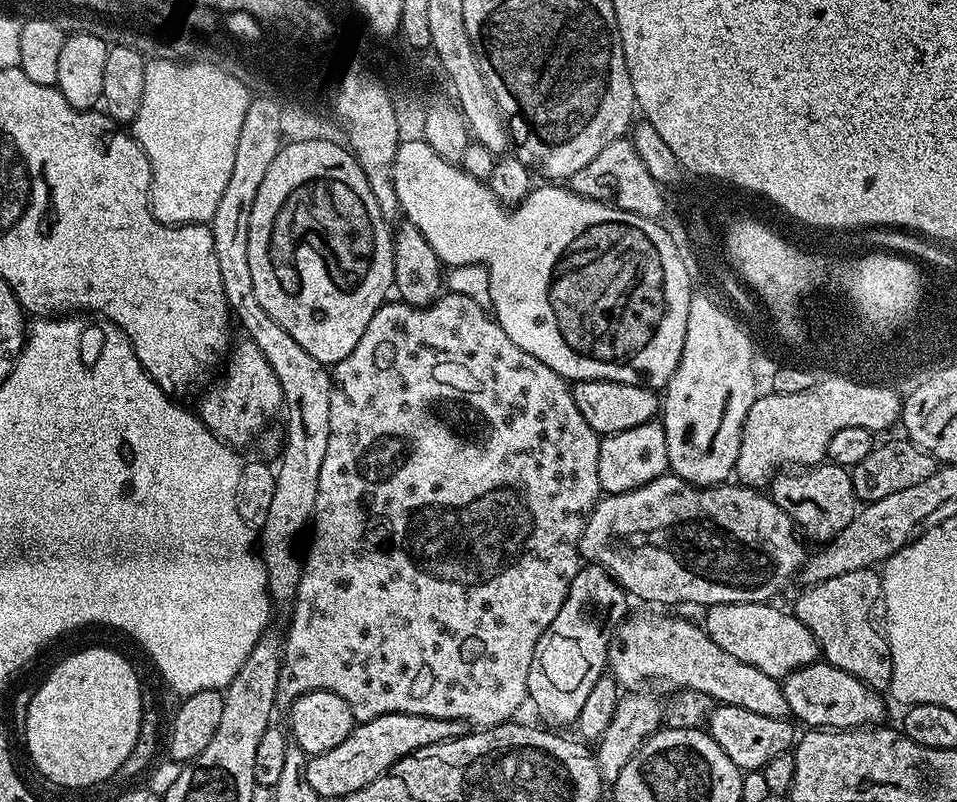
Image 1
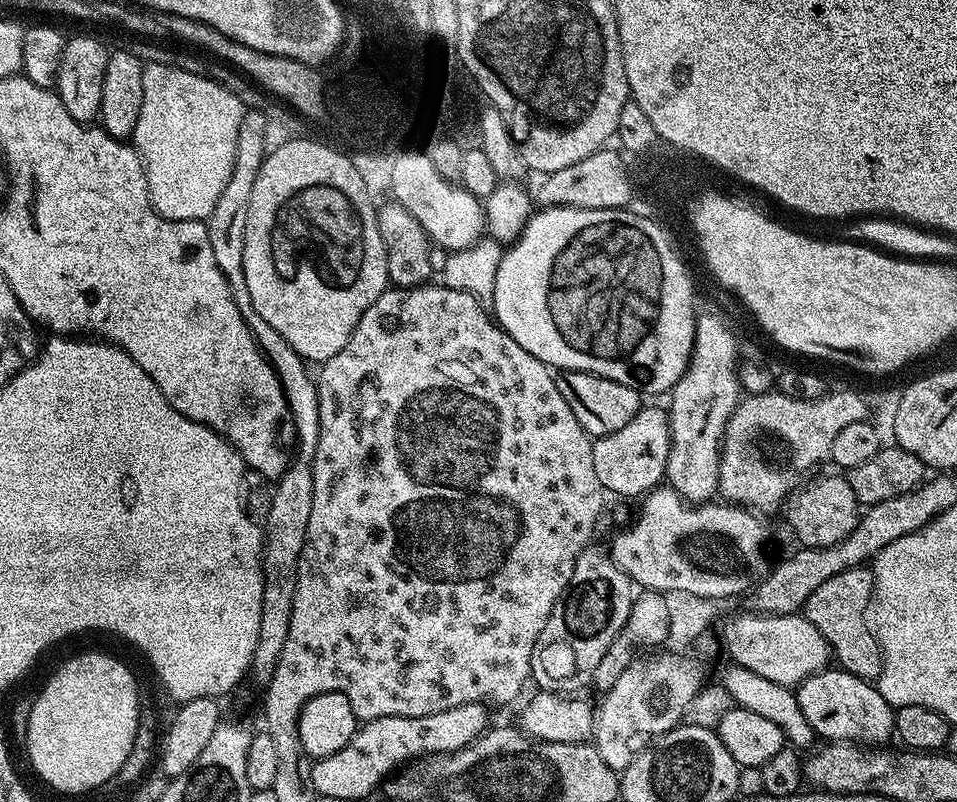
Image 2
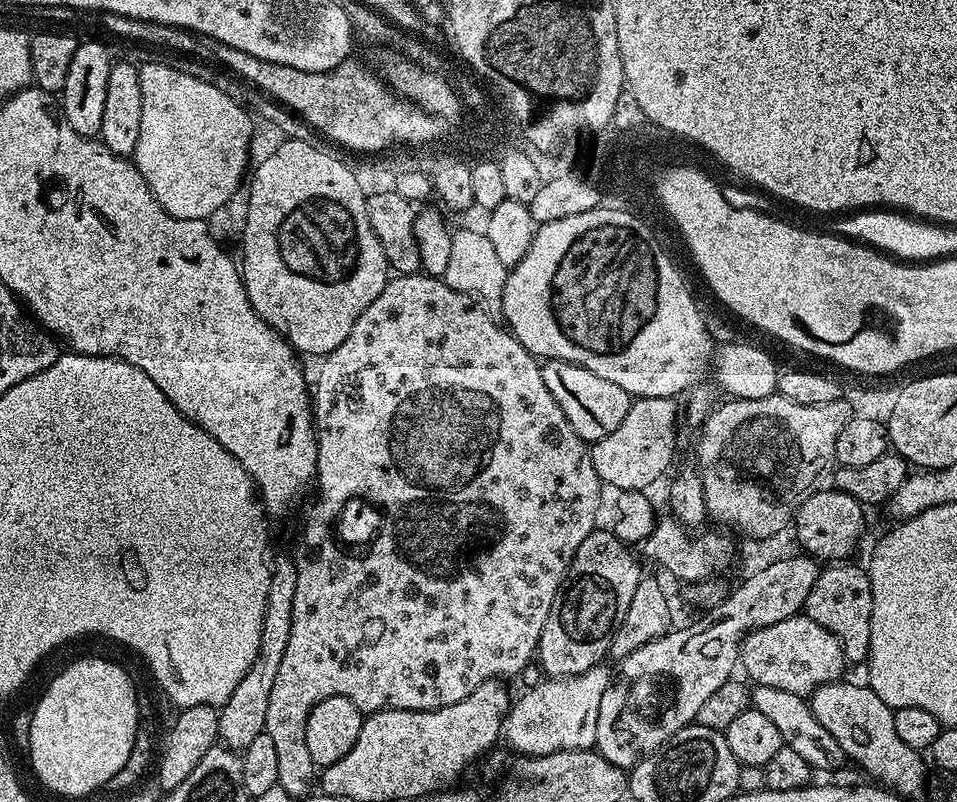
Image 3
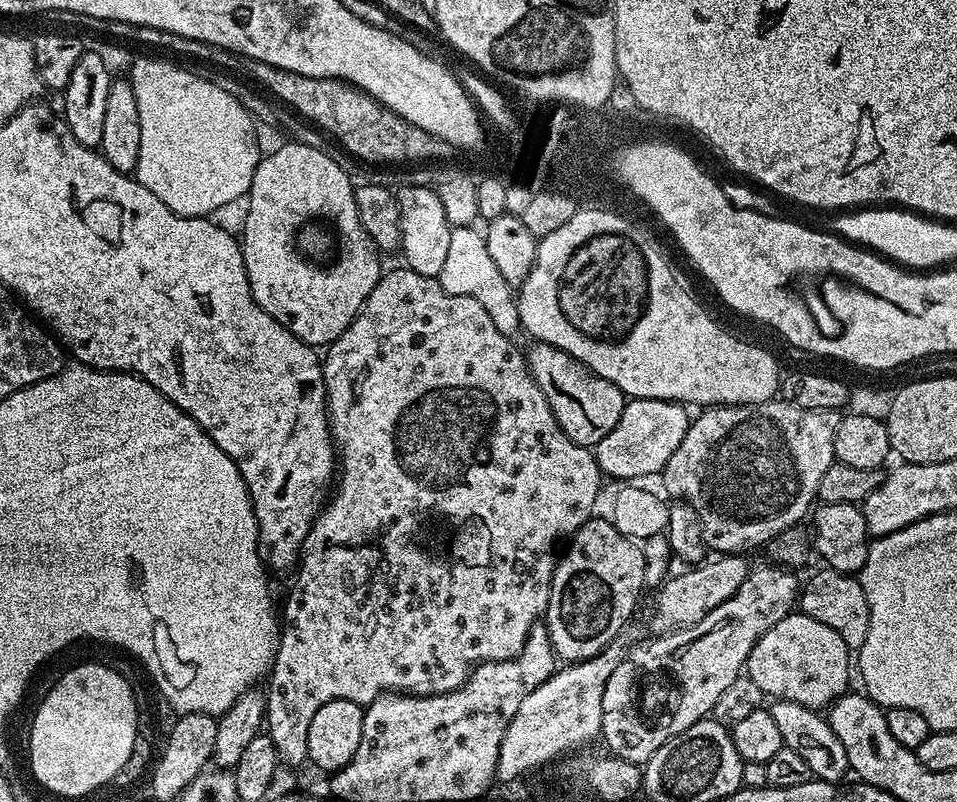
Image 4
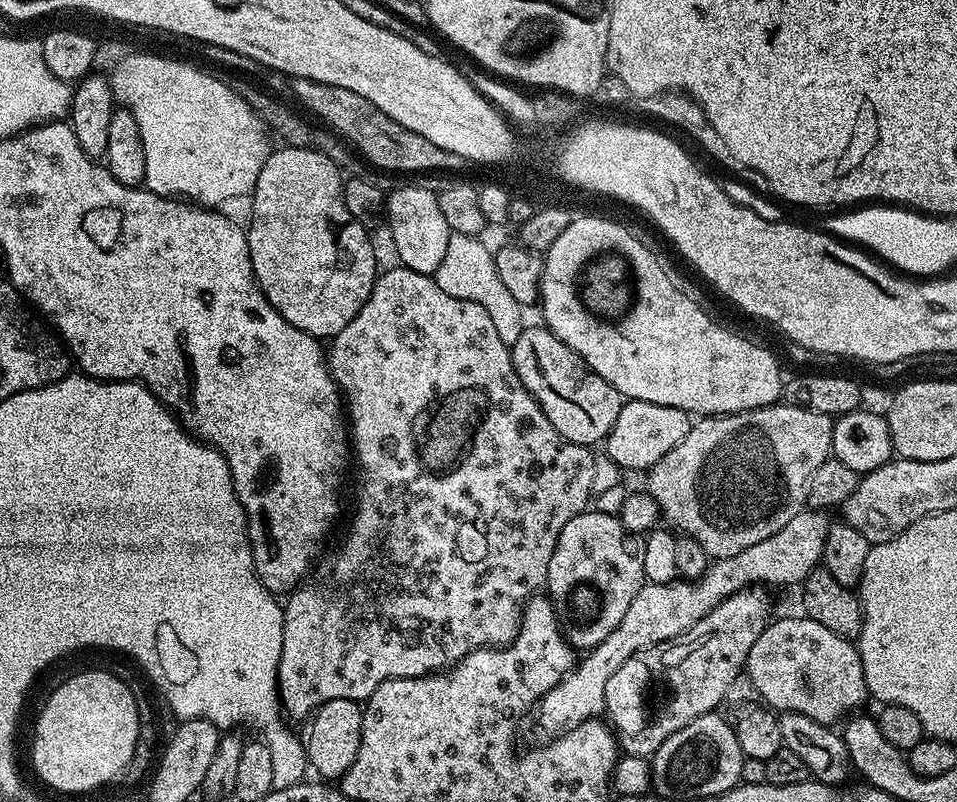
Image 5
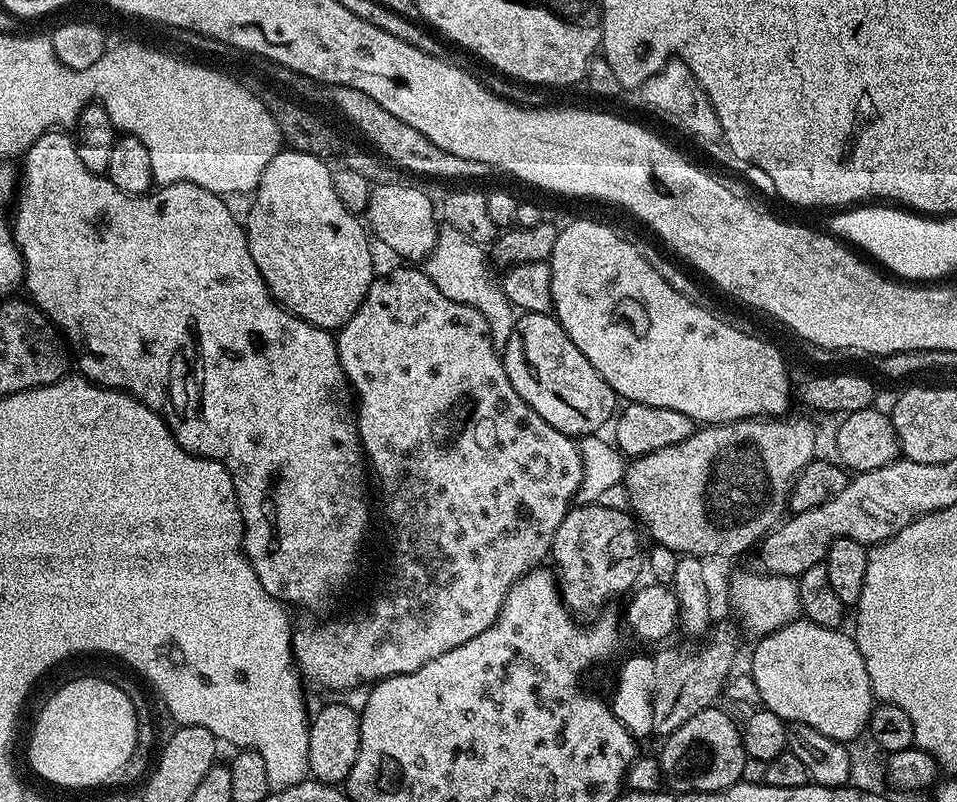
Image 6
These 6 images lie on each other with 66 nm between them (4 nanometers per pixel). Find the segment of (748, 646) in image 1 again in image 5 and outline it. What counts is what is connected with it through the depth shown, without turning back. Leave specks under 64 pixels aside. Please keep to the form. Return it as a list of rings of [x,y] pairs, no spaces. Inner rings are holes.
[[[800,614],[790,617],[789,620],[773,619],[768,627],[762,630],[758,642],[750,646],[746,673],[757,687],[761,701],[769,709],[777,713],[806,714],[806,718],[814,718],[814,722],[819,724],[835,725],[835,720],[843,721],[849,714],[863,709],[860,707],[864,700],[869,699],[866,678],[862,674],[859,647],[853,641],[834,634],[834,630],[826,630],[826,626]]]

